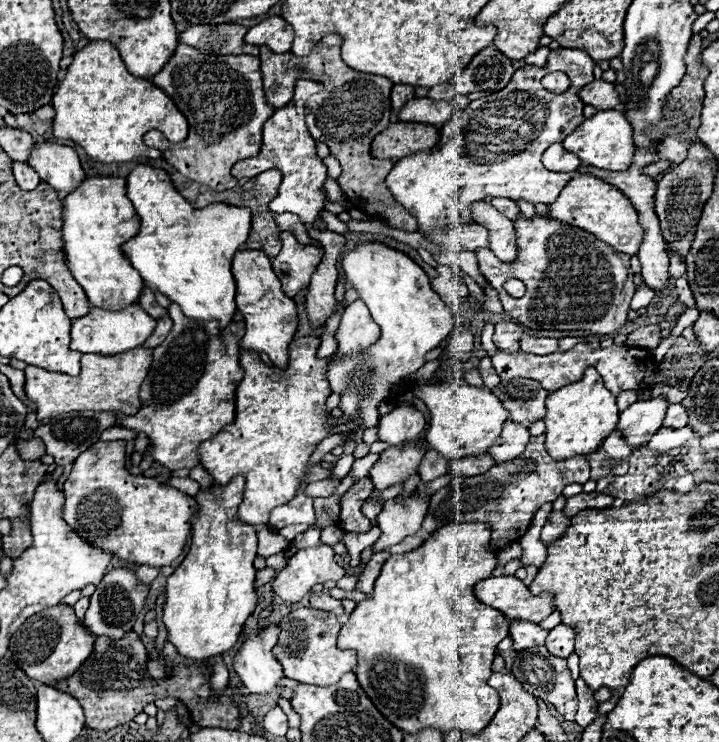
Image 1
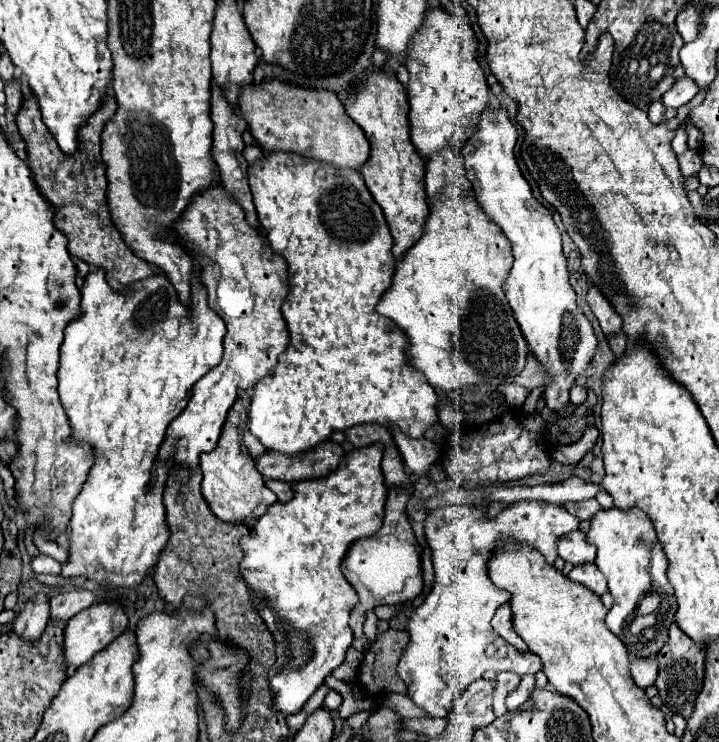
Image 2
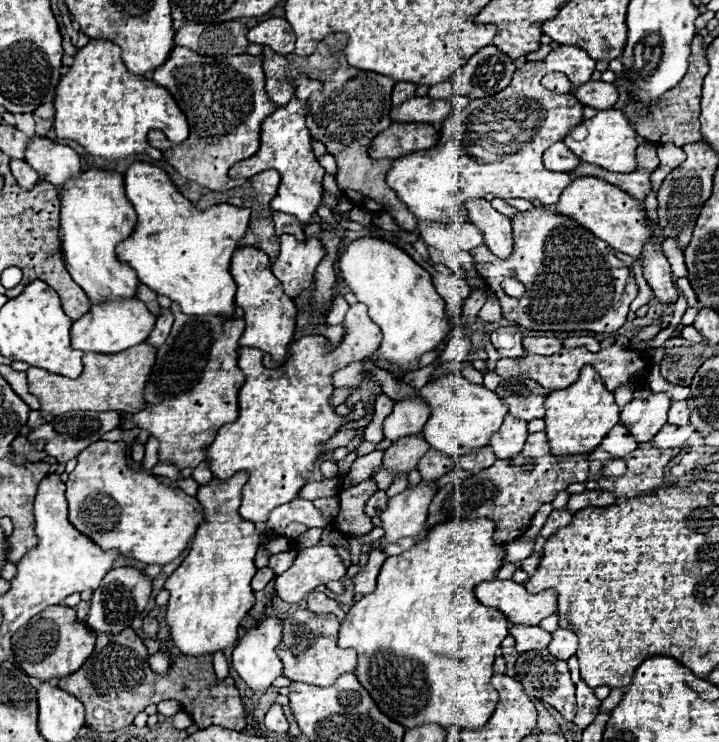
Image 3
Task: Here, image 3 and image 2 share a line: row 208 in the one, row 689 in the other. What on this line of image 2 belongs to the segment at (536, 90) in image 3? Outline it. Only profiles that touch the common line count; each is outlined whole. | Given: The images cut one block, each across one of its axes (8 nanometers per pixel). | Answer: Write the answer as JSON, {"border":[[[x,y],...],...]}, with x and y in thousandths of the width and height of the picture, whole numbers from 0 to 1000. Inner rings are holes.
{"border":[[[723,674],[707,679],[693,695],[679,695],[673,682],[656,682],[656,679],[634,679],[634,682],[615,682],[606,687],[598,687],[590,701],[590,722],[601,744],[601,763],[604,763],[604,790],[598,801],[590,806],[590,811],[573,825],[567,838],[567,854],[570,868],[565,871],[556,895],[554,908],[567,925],[567,938],[595,960],[601,968],[620,968],[631,951],[631,943],[645,933],[659,916],[668,916],[673,906],[695,906],[709,903],[720,911],[729,908],[745,908],[754,903],[754,892],[740,879],[723,881],[715,871],[709,871],[704,863],[698,863],[682,836],[698,814],[709,809],[709,801],[693,790],[679,776],[679,757],[687,747],[687,741],[695,736],[695,730],[715,728],[720,733],[732,733],[751,744],[762,760],[771,760],[773,747],[773,728],[776,720],[784,722],[787,717],[804,714],[807,701],[787,690],[782,679],[765,679],[751,674]]]}

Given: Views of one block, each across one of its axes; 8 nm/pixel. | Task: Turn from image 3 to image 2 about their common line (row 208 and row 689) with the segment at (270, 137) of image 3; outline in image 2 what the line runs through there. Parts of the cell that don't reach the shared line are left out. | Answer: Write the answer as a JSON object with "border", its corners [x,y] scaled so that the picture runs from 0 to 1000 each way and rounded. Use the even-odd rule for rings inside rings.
{"border":[[[515,598],[484,609],[476,625],[456,642],[412,650],[409,671],[398,679],[378,679],[373,690],[356,701],[350,717],[334,728],[339,741],[334,771],[348,787],[352,814],[362,822],[381,860],[389,868],[401,868],[398,846],[406,844],[412,849],[426,849],[434,863],[437,884],[426,898],[417,903],[395,900],[376,911],[381,951],[392,962],[412,962],[451,914],[476,895],[490,868],[484,833],[492,814],[498,814],[498,803],[478,779],[473,760],[492,728],[517,722],[531,706],[540,658],[534,652],[529,620],[531,598]],[[384,827],[392,836],[395,852],[384,844]]]}

